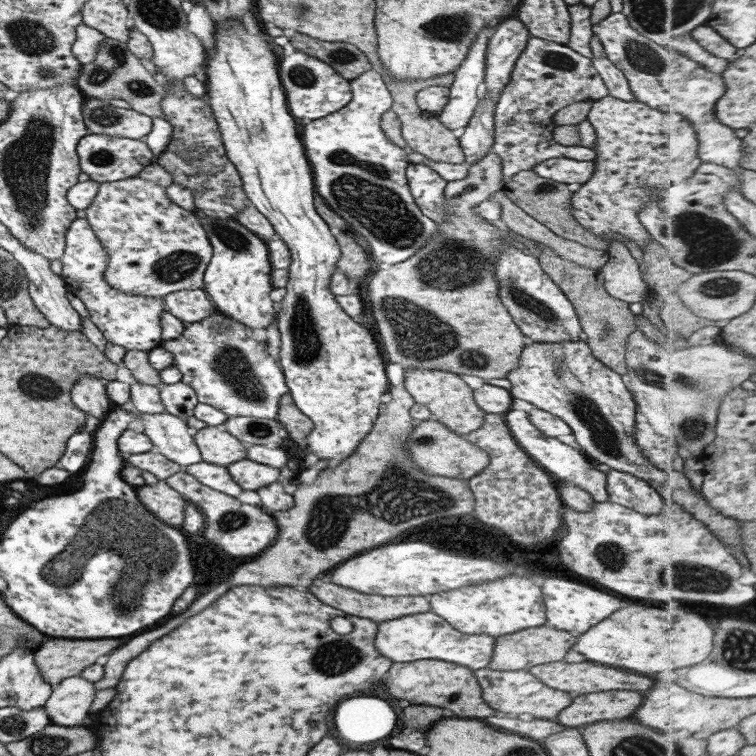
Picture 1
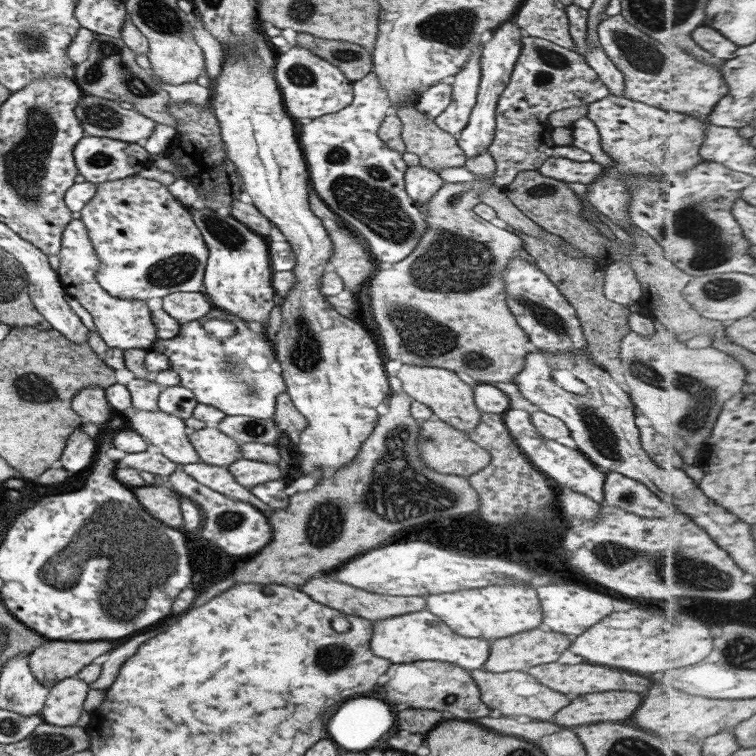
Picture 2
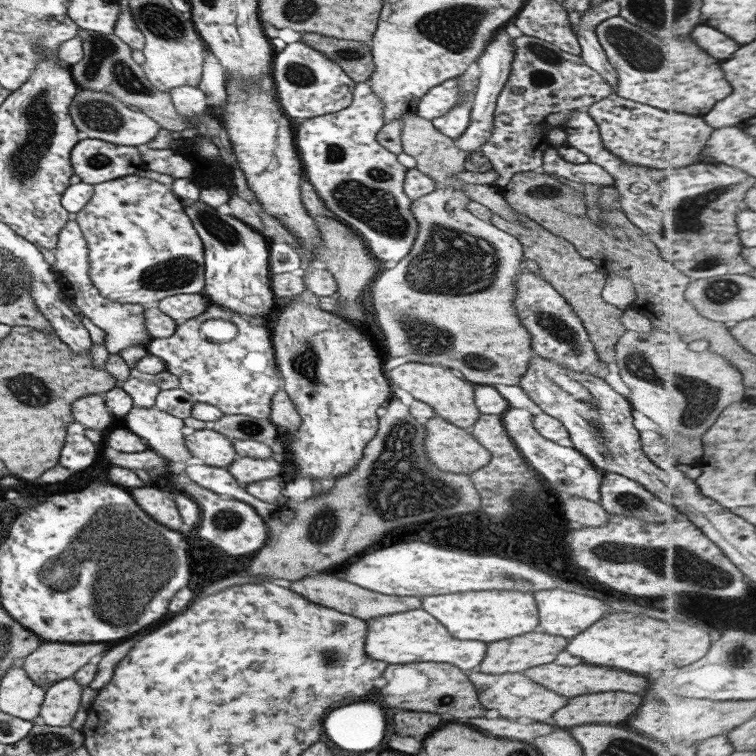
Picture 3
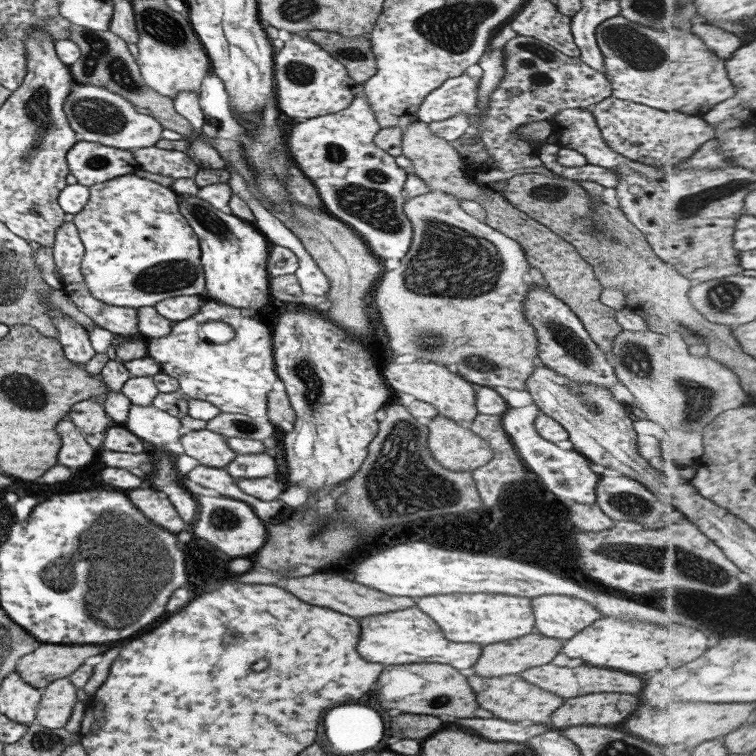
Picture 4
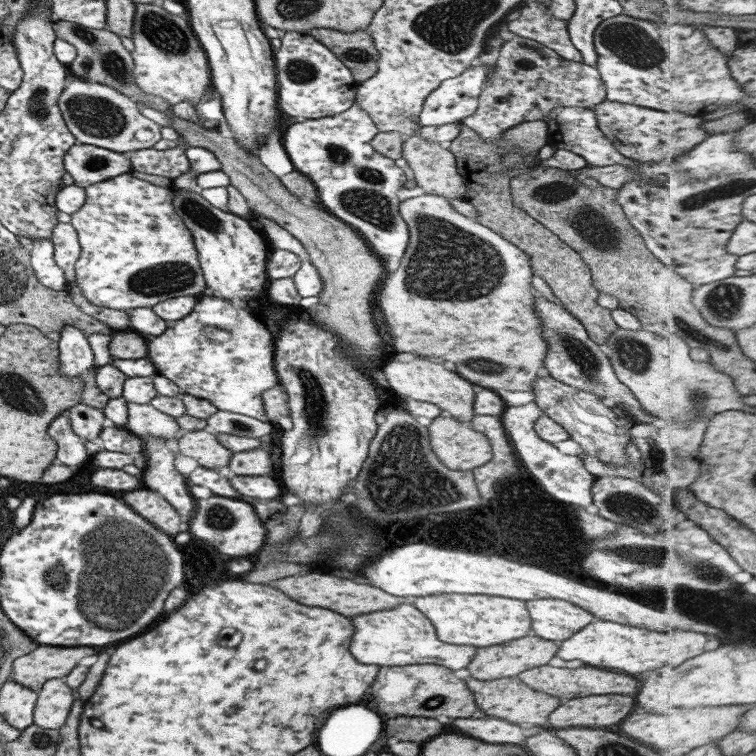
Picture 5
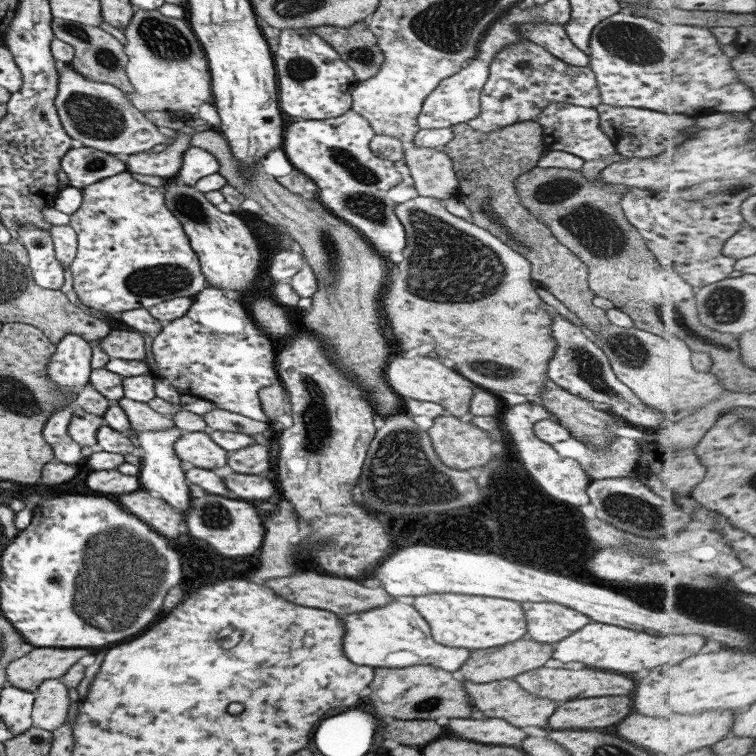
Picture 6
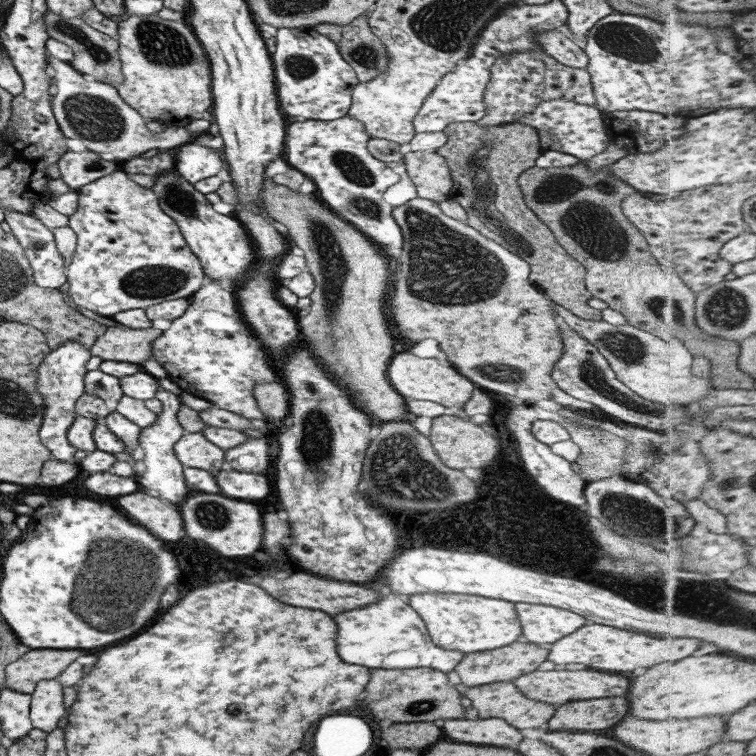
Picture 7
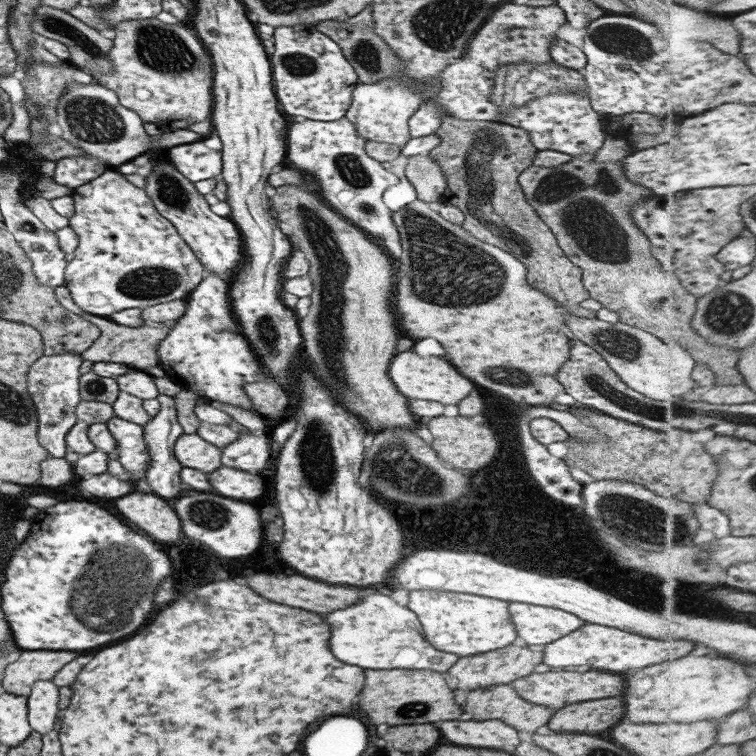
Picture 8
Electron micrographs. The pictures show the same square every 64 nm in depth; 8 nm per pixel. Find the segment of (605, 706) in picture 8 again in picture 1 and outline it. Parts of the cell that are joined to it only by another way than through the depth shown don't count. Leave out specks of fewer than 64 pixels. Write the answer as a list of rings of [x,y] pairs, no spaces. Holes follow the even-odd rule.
[[[593,692],[593,694],[581,694],[573,698],[569,708],[559,712],[557,722],[563,726],[581,726],[581,724],[591,724],[599,720],[619,720],[637,710],[641,704],[641,696],[637,692]]]

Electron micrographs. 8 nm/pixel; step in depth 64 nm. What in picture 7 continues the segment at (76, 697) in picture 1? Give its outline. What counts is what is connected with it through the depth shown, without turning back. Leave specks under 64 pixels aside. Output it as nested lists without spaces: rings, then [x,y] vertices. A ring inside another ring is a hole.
[[[55,679],[36,682],[30,694],[29,718],[32,728],[43,733],[52,732],[64,721],[67,709],[63,707],[61,684]]]

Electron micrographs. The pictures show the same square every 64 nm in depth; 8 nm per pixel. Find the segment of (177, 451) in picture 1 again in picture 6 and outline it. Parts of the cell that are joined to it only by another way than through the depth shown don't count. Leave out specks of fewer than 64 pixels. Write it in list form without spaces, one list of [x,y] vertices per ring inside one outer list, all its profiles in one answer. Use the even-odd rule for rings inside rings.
[[[120,398],[117,404],[123,409],[132,430],[143,433],[144,430],[164,430],[174,426],[170,416],[155,412],[144,402],[137,402],[129,398]]]

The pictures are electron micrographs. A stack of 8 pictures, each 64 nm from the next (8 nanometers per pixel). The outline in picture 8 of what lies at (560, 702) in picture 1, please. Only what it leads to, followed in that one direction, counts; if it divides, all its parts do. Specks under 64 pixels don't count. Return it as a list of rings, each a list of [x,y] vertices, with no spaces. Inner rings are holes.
[[[509,684],[491,685],[488,687],[479,687],[468,692],[465,699],[463,710],[471,712],[471,716],[475,720],[489,720],[489,718],[497,718],[501,722],[505,722],[507,726],[515,728],[515,730],[529,730],[533,732],[535,728],[547,724],[551,710],[539,704],[529,704],[529,701],[523,700]]]

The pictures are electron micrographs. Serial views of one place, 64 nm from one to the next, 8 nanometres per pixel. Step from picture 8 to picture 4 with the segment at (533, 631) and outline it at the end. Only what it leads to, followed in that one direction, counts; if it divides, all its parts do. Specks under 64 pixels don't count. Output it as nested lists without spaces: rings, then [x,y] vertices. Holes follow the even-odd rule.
[[[560,594],[534,596],[530,603],[535,632],[549,638],[567,640],[601,616],[587,601]]]

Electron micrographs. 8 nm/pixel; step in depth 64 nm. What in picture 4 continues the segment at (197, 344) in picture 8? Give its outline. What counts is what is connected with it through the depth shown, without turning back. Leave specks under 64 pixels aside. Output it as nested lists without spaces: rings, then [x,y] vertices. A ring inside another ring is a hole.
[[[205,298],[195,315],[173,323],[169,334],[159,338],[145,339],[146,356],[153,358],[160,372],[172,376],[178,383],[178,391],[195,400],[205,400],[216,406],[220,412],[243,414],[249,418],[263,417],[266,414],[266,398],[278,376],[274,369],[270,321],[259,315],[243,312],[238,308]],[[203,322],[223,322],[234,328],[235,336],[225,344],[211,344],[197,340],[197,326]]]

